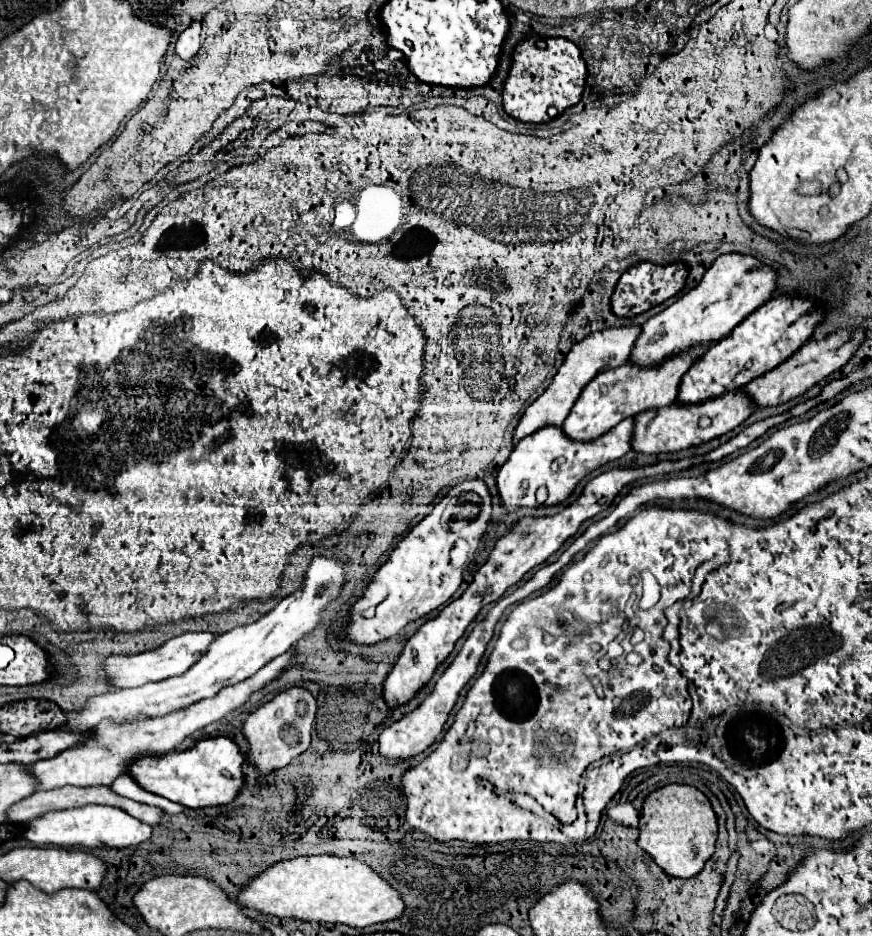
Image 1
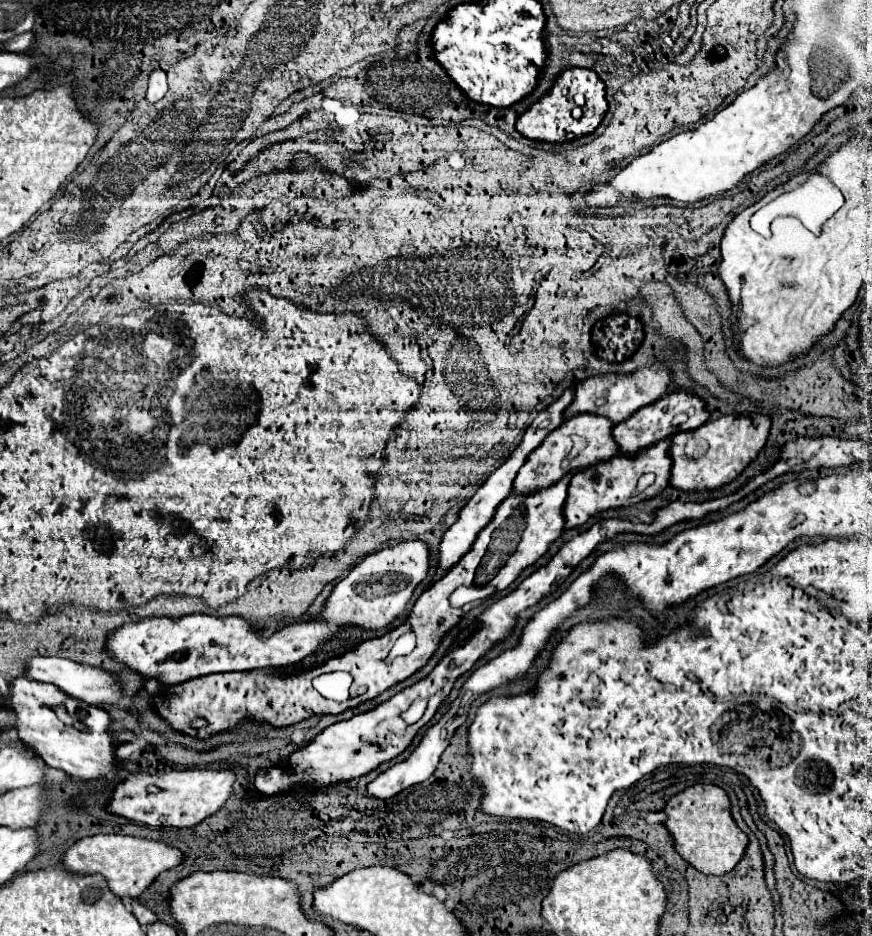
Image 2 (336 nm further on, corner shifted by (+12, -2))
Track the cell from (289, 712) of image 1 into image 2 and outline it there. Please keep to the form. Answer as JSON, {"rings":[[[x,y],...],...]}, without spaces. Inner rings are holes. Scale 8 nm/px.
{"rings":[[[183,770],[167,774],[123,774],[123,780],[115,788],[109,810],[149,826],[175,826],[187,828],[199,824],[203,818],[215,814],[225,806],[233,794],[233,784],[237,782],[237,770]]]}

